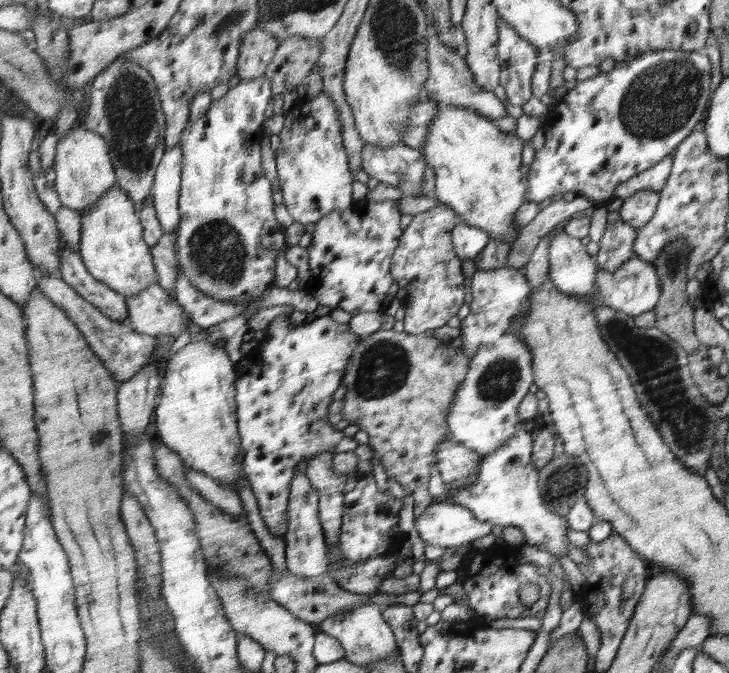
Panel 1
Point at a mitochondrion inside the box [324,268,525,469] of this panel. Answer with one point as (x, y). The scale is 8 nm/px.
(382, 370)

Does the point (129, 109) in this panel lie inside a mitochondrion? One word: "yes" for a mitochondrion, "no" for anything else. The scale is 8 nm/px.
yes

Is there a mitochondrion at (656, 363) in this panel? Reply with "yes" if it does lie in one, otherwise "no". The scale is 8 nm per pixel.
yes

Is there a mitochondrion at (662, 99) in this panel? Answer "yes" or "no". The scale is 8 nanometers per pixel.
yes

